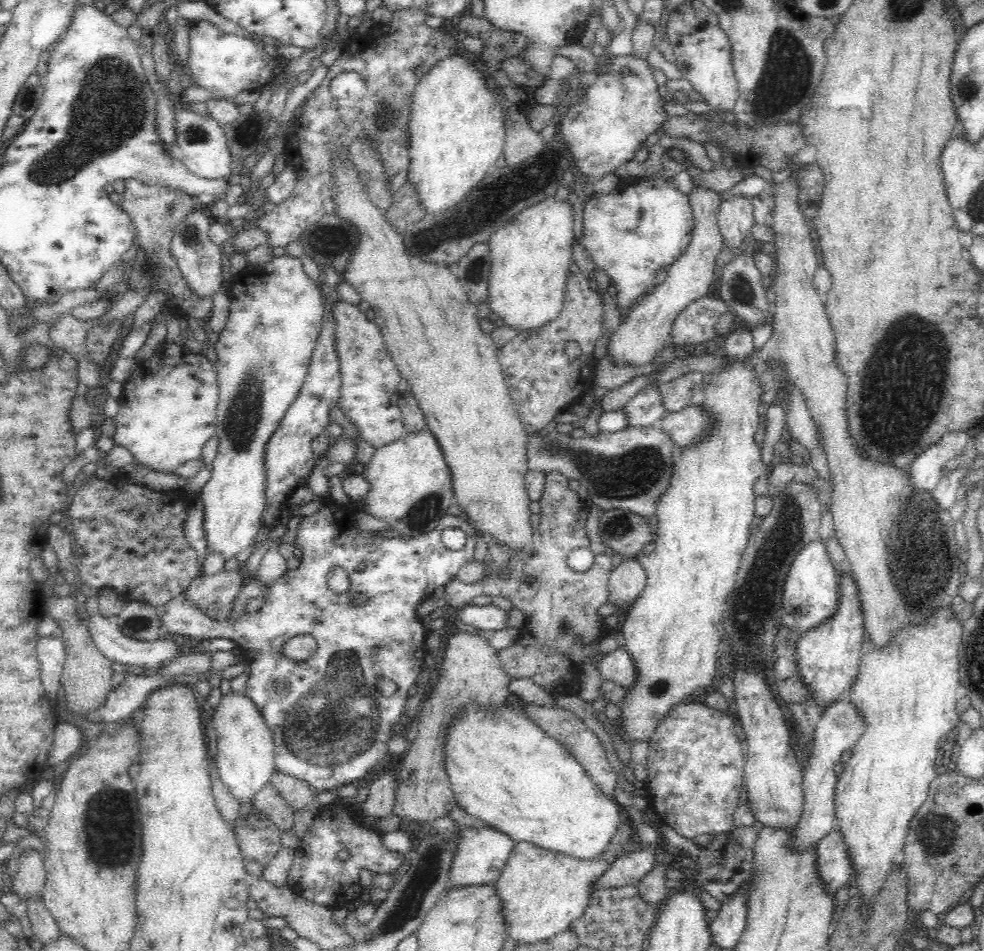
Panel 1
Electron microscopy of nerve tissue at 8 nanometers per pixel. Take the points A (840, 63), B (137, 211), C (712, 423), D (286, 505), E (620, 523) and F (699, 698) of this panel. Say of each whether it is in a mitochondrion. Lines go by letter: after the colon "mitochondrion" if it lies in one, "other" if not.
A: other
B: other
C: other
D: other
E: mitochondrion
F: other

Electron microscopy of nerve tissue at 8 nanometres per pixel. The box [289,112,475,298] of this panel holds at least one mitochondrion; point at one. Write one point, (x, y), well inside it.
(329, 243)

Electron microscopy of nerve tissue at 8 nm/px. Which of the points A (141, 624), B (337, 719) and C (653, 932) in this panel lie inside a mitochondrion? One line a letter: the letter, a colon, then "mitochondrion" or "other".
A: mitochondrion
B: mitochondrion
C: other

